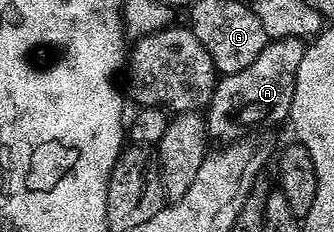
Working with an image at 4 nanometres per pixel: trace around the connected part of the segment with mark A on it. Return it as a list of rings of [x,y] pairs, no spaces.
[[[299,38],[271,40],[259,52],[252,64],[243,72],[218,77],[217,87],[207,107],[207,125],[210,139],[228,144],[246,137],[248,130],[260,126],[277,126],[288,119],[291,100],[295,96],[295,76],[299,72],[299,60],[303,60],[306,43]]]

